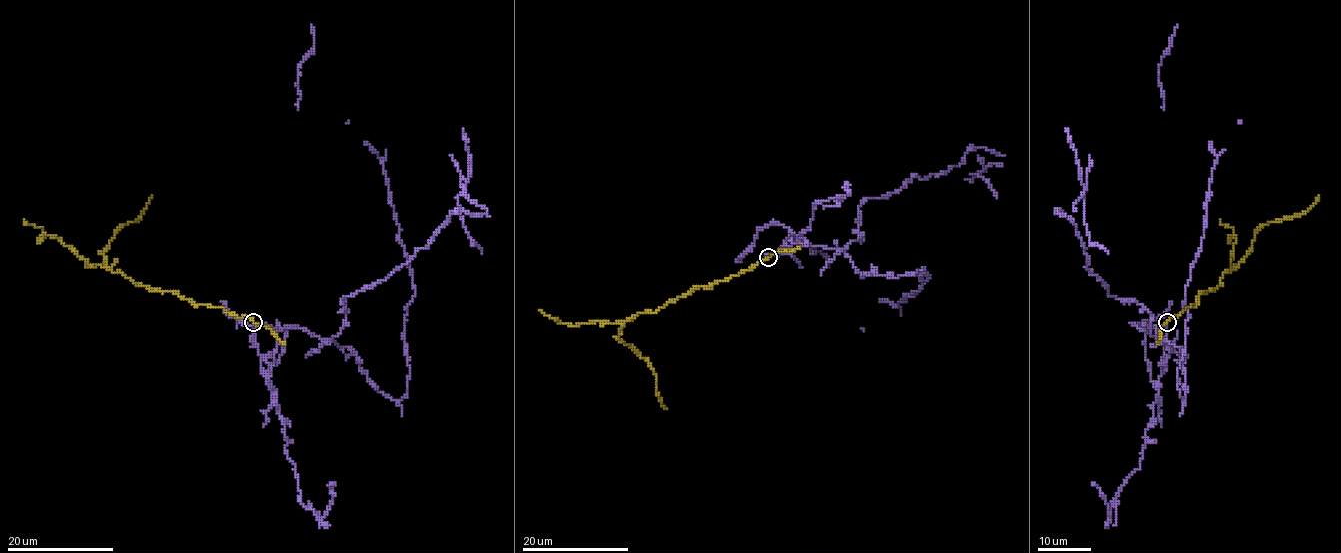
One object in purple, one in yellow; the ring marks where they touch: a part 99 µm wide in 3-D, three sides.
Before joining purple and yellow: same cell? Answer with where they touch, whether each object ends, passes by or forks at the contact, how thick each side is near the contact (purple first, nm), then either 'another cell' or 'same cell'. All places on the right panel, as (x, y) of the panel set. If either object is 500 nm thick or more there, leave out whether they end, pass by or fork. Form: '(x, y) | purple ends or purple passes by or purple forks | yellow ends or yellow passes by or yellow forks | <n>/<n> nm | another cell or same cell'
(1167, 322) | purple ends | yellow passes by | 130/200 nm | another cell

